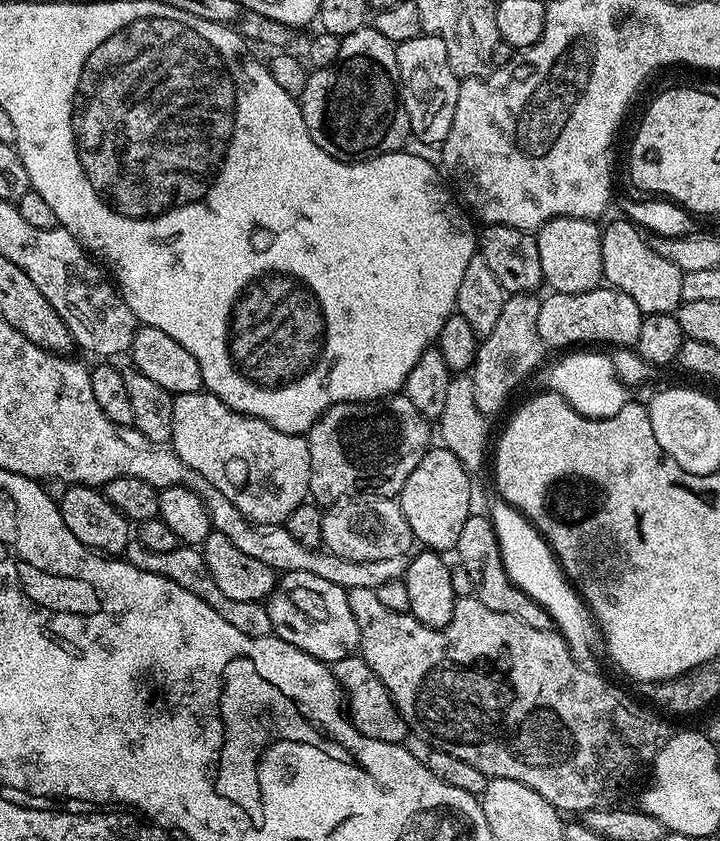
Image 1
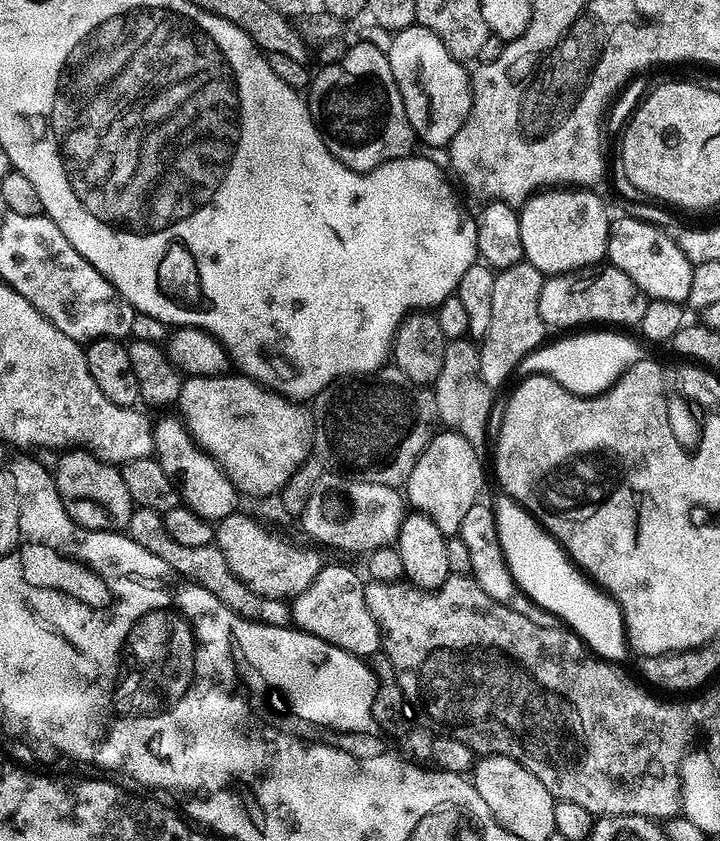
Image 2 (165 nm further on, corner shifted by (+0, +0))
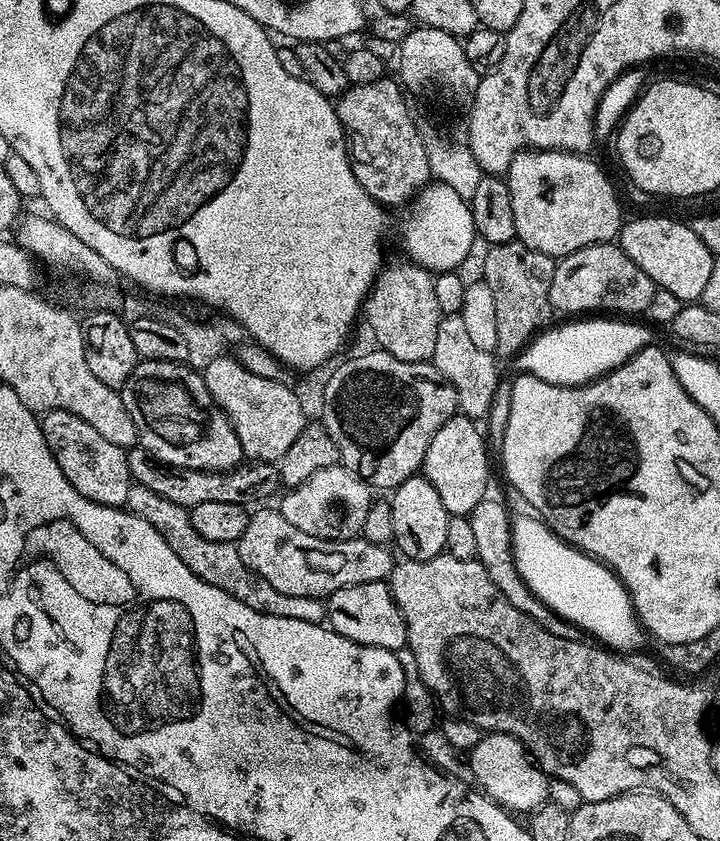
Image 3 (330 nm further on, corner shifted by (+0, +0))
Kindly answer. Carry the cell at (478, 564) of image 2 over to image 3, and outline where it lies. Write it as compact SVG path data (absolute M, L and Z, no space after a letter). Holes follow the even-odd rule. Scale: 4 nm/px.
M486 498L482 502L478 502L478 506L474 506L474 510L467 517L478 546L476 559L480 561L486 574L490 574L490 582L494 582L494 586L498 586L502 598L506 598L506 602L510 602L510 606L514 606L517 610L522 610L522 614L534 618L534 622L538 622L538 626L542 626L542 630L550 630L550 634L558 634L558 638L585 639L586 633L583 629L560 617L546 602L542 602L523 581L512 553L513 517L510 513L508 514L509 505L503 499L501 501L492 499Z

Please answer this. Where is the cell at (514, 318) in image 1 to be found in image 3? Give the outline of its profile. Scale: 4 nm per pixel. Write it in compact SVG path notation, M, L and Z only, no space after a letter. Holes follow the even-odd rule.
M511 240L505 244L491 245L483 253L484 257L484 281L486 286L490 286L490 291L494 294L494 314L498 318L498 342L496 343L495 355L503 358L515 357L539 333L547 329L550 322L548 319L554 316L554 309L550 302L550 282L554 278L554 270L557 261L551 256L542 254L538 250L530 250L520 240Z

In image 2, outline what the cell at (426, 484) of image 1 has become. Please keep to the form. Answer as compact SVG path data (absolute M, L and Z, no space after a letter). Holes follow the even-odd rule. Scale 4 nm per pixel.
M440 430L433 435L432 439L428 441L427 446L422 450L422 454L414 462L414 470L410 470L408 479L406 481L406 489L408 488L408 496L406 492L406 500L415 511L422 513L426 518L430 518L430 522L434 522L434 526L438 526L438 530L442 530L444 537L457 535L462 526L462 517L470 511L470 506L474 506L481 499L480 491L484 488L484 464L480 461L481 453L474 446L470 446L470 442L466 442L466 438L462 438L462 434L451 430Z

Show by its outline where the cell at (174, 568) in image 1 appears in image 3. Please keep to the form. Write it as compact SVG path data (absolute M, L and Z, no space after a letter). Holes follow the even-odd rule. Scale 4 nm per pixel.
M133 483L128 495L127 511L134 513L138 518L150 522L158 534L190 566L190 570L202 582L210 582L210 586L218 586L218 590L226 590L238 602L246 602L250 610L258 610L262 614L270 614L274 618L298 618L298 622L310 622L311 624L324 624L326 620L326 604L323 599L315 596L295 596L294 594L282 594L282 590L274 590L266 578L254 574L242 562L235 544L230 542L212 542L210 538L202 538L198 530L192 525L191 511L178 502L170 502L170 498L162 498L162 494L154 494L147 486Z

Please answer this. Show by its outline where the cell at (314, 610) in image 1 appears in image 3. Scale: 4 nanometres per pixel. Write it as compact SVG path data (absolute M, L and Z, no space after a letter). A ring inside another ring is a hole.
M387 580L334 590L326 600L326 624L333 632L342 634L342 638L350 638L350 642L362 646L385 648L395 653L408 643L406 622L388 589Z

